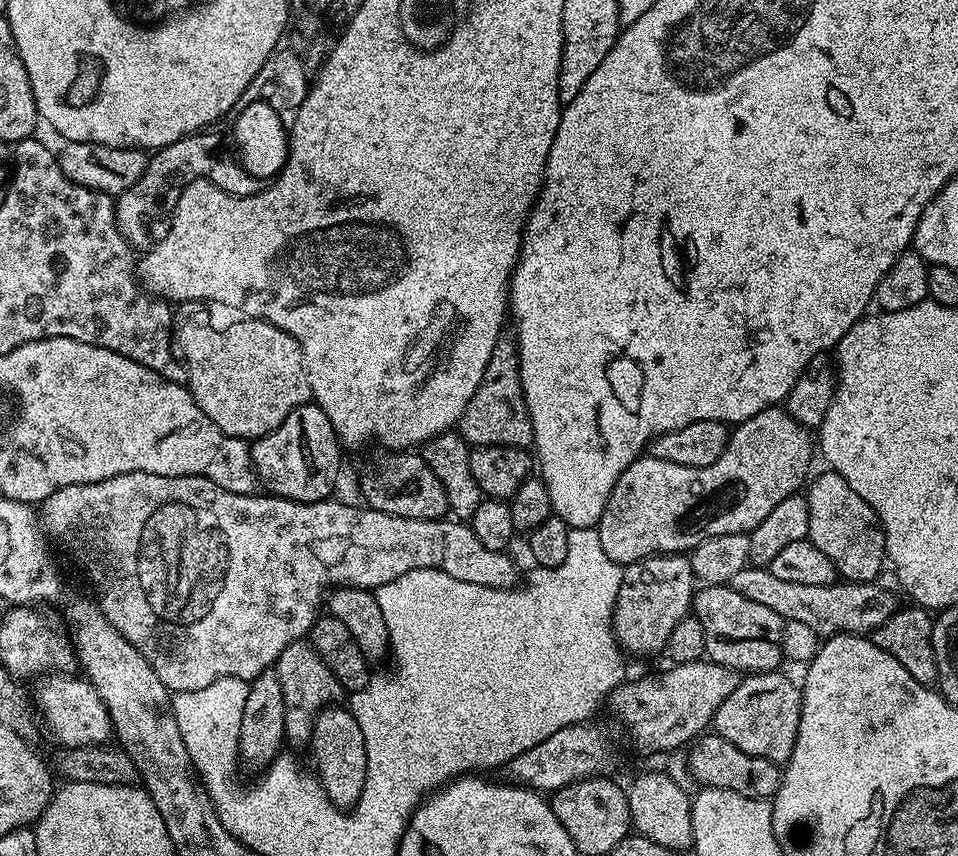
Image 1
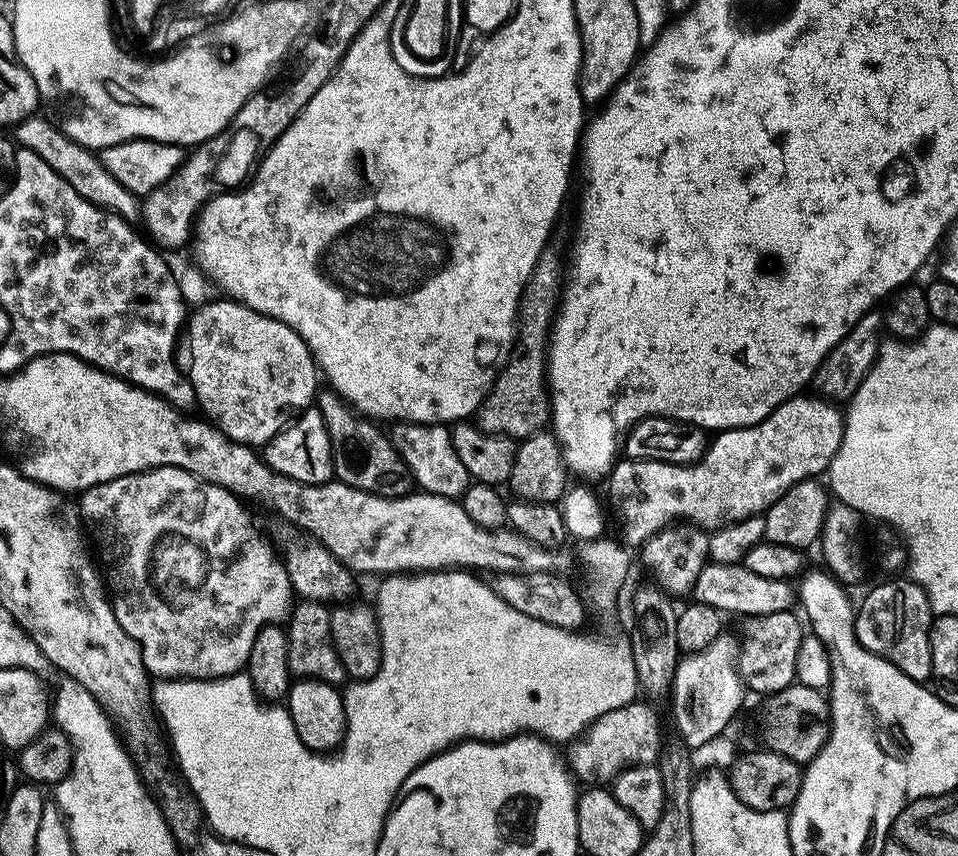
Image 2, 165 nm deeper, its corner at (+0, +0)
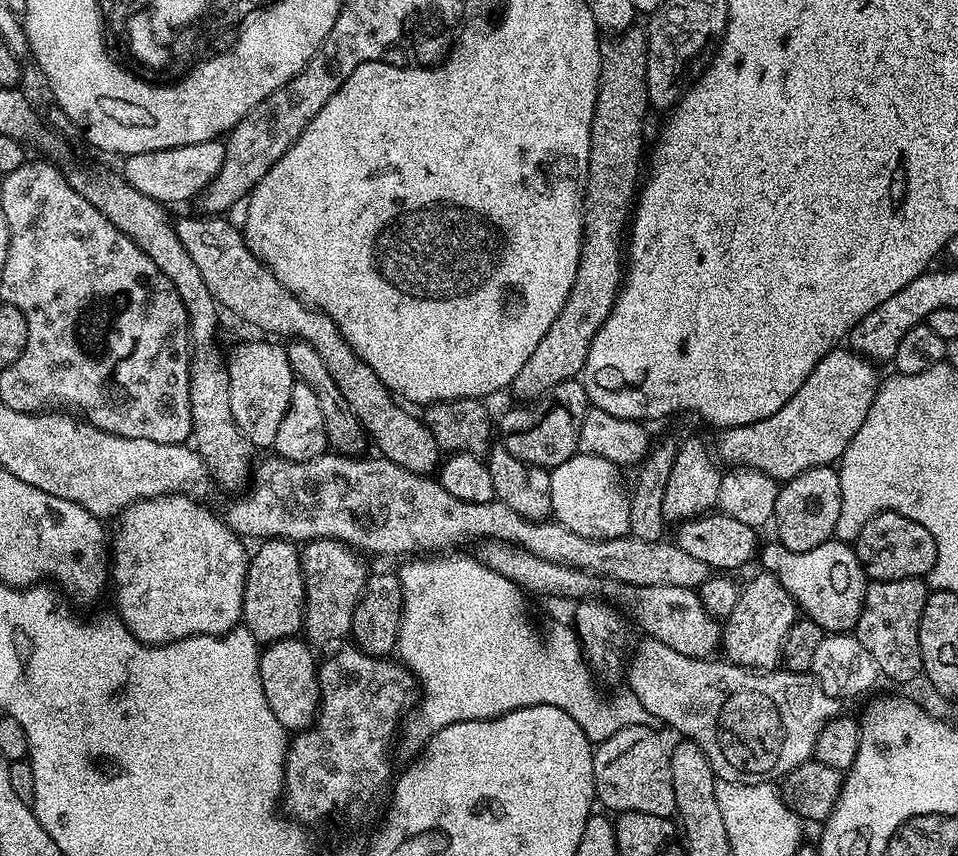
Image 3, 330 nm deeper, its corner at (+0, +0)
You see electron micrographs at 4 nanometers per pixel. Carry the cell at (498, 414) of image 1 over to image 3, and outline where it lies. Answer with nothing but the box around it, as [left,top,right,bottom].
[510,26,650,401]

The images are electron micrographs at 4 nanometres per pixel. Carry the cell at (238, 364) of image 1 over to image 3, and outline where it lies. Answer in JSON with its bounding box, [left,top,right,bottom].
[227,338,294,449]

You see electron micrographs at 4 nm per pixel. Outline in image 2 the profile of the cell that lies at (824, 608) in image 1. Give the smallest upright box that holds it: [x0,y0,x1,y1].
[691,563,794,618]

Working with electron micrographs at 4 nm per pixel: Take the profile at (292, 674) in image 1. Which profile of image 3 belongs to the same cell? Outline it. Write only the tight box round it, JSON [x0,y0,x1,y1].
[300,538,370,650]

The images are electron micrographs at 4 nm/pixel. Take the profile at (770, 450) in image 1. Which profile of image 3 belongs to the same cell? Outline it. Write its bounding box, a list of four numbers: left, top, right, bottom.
[714,347,882,482]

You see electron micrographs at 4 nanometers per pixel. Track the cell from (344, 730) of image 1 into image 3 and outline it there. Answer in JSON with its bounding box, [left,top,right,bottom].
[260,638,320,734]

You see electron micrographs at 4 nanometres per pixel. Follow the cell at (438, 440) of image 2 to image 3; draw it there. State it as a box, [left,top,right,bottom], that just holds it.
[175,214,442,476]

